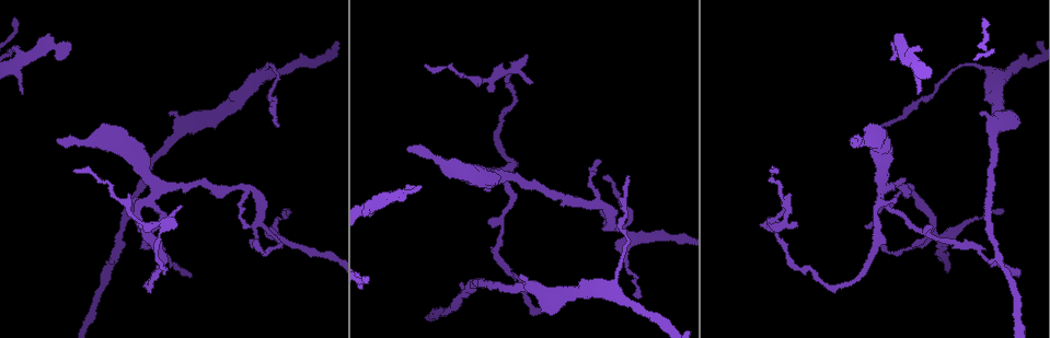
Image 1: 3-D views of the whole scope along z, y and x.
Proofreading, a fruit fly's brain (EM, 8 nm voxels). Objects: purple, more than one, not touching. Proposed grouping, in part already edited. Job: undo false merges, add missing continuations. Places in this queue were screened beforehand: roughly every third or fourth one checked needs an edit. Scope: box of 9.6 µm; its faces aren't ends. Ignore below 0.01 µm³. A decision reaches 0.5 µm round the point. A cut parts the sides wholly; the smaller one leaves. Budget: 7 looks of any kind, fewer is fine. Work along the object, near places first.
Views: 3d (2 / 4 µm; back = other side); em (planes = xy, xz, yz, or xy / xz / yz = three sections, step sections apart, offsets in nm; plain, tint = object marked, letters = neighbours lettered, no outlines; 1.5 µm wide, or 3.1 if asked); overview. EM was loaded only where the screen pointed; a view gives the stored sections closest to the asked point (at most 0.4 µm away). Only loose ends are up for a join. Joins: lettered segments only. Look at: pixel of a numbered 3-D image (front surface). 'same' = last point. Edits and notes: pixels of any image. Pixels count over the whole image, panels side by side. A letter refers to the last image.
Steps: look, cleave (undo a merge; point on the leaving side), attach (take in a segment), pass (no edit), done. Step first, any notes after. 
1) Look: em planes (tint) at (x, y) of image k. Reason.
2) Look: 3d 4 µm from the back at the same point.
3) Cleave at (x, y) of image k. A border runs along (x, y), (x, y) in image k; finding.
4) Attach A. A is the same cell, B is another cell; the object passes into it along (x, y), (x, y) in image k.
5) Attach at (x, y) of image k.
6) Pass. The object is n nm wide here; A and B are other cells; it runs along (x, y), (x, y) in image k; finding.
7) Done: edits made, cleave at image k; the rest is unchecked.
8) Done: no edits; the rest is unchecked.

Look: 3d 4 µm at (510, 68) of image 1. Sharp bend.

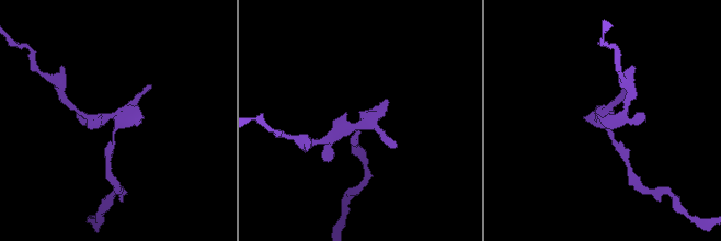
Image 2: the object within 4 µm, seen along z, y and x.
Look: em yz step 4 (letters) at (117, 122) of image 2. Shape alone is not enough.

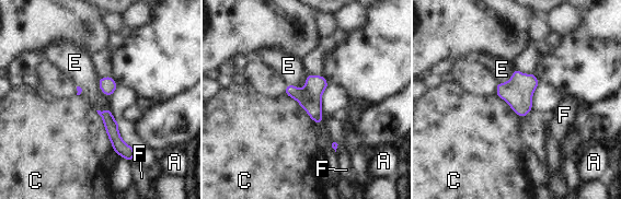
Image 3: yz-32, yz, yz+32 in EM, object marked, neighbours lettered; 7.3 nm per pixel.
Pass. A, C, E and F are other cells; a border runs along (307, 74), (300, 89), (286, 84) in image 3; all the same neuron.

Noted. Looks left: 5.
Look: em xz step 4 (tint) at (280, 236) of image 1. A fork.

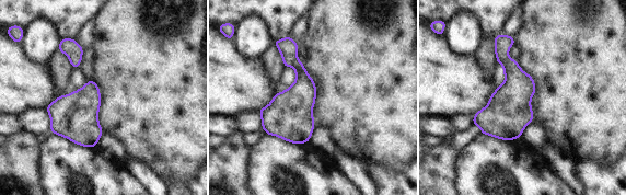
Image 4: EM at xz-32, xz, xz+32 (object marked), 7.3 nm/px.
Look: em planes (tint) at the same point. Another direction.

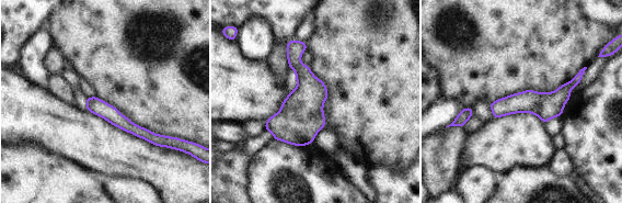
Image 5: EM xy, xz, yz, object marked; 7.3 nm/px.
Look: em planes (letters) at the same point. See the neighbours.

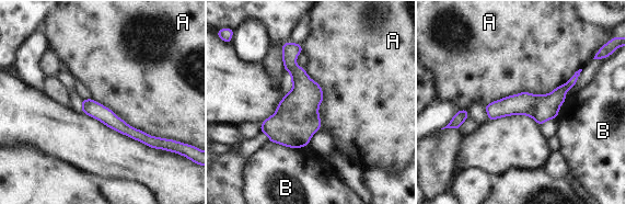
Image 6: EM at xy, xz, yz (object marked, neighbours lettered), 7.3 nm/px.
Pass. The object is 190 nm wide here; A and B are other cells; a border runs along (581, 68), (548, 93), (484, 106) in image 6; all the same neuron.

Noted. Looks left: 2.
Look: 3d 2 µm at (170, 116) of image 1. Thick end.

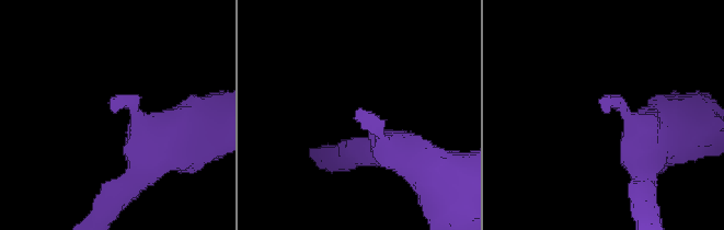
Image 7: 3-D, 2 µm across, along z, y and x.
Look: em planes (letters) at (355, 113) of image 7.

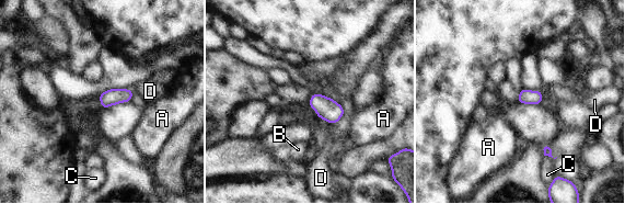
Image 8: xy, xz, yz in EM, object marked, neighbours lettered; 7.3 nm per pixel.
Pass. A, B, C and D are other cells; a border runs along (344, 113), (332, 124) in image 8; none of them fits.

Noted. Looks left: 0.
Done: no edits; the rest is unchecked.

